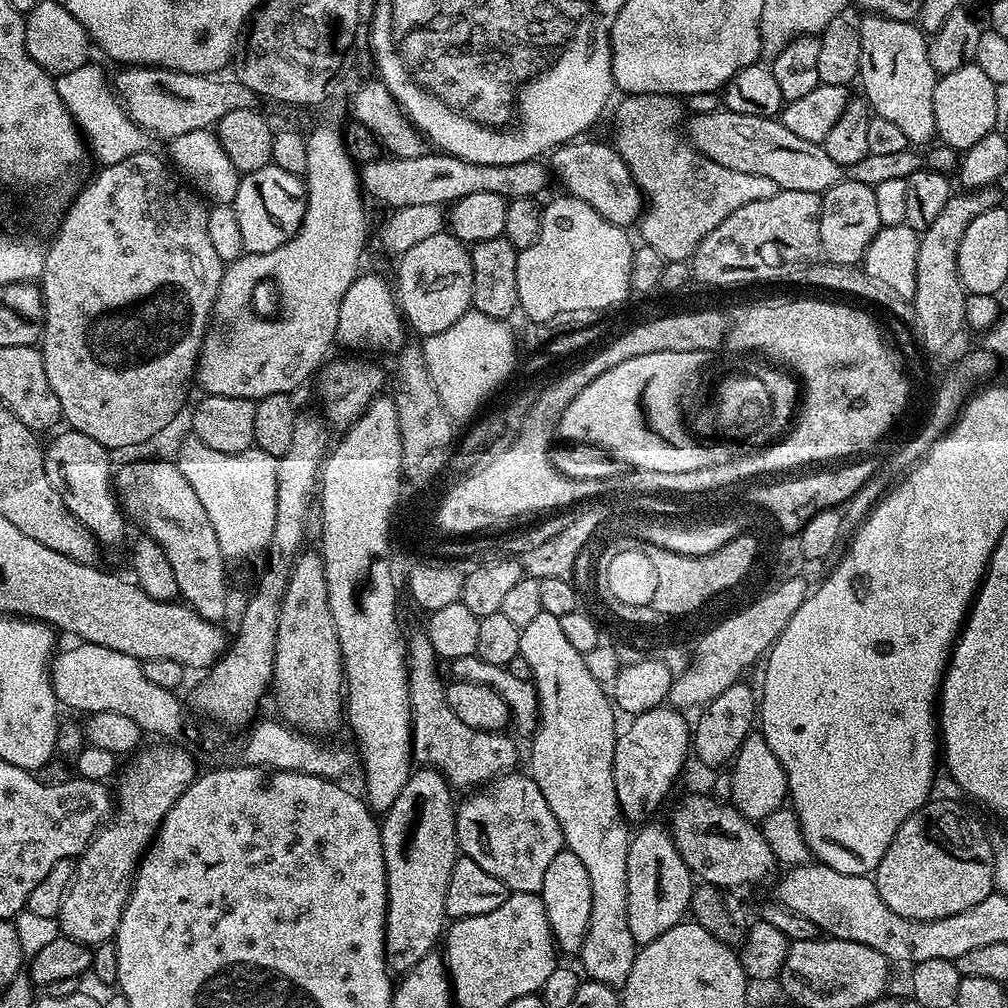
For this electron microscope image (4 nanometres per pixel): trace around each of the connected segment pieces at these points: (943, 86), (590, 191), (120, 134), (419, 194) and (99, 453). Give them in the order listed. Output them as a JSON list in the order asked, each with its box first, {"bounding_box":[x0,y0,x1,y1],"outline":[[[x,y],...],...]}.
[{"bounding_box":[934,62,998,150],"outline":[[[975,62],[962,66],[962,70],[954,70],[954,74],[939,77],[934,86],[934,122],[936,123],[937,137],[947,147],[957,150],[974,146],[974,142],[986,138],[986,134],[990,134],[997,127],[996,92],[998,92],[998,85],[990,82],[990,77]]]},{"bounding_box":[550,138,644,226],"outline":[[[580,138],[575,142],[559,145],[550,153],[551,171],[565,184],[567,195],[576,196],[602,218],[621,226],[635,225],[644,211],[644,196],[634,182],[628,167],[616,153],[611,143],[599,144],[596,140]]]},{"bounding_box":[55,62,150,165],"outline":[[[95,62],[78,66],[78,70],[70,70],[70,74],[55,77],[56,89],[76,125],[86,141],[87,147],[96,155],[97,165],[122,162],[122,158],[130,158],[134,154],[145,151],[149,147],[150,137],[143,128],[138,127],[124,110],[115,91],[109,87],[110,80]]]},{"bounding_box":[359,154,550,210],"outline":[[[425,154],[418,158],[381,158],[365,163],[359,169],[360,186],[363,195],[369,201],[377,200],[385,204],[385,209],[391,210],[402,206],[419,206],[423,204],[443,204],[451,206],[456,200],[466,197],[468,194],[493,193],[502,195],[505,198],[514,196],[539,197],[539,192],[548,184],[550,172],[547,167],[540,165],[539,159],[527,160],[526,162],[514,162],[510,166],[482,166],[474,162],[466,162],[462,158],[454,158],[443,154]]]},{"bounding_box":[44,431,126,545],"outline":[[[57,431],[57,436],[44,448],[46,478],[58,490],[62,502],[66,502],[66,510],[96,537],[97,545],[116,544],[124,536],[126,520],[114,495],[114,464],[112,468],[108,461],[109,449],[81,432],[63,431]]]}]

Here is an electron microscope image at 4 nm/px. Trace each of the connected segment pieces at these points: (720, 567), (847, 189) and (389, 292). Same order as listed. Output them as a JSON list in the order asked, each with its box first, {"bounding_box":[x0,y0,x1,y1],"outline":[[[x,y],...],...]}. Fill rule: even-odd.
[{"bounding_box":[639,534,756,612],"outline":[[[743,534],[726,542],[718,550],[701,556],[687,556],[675,553],[674,550],[663,549],[662,546],[641,543],[639,545],[649,562],[658,573],[658,586],[654,589],[657,597],[657,607],[664,612],[685,612],[688,608],[695,607],[705,596],[713,595],[716,589],[725,589],[725,585],[733,584],[744,575],[745,569],[751,563],[753,553],[753,541],[756,538],[752,534]]]},{"bounding_box":[820,178,881,265],"outline":[[[844,178],[830,185],[820,196],[820,250],[827,263],[859,265],[866,246],[870,246],[881,227],[874,188]]]},{"bounding_box":[337,272,406,354],"outline":[[[367,272],[357,276],[350,289],[346,290],[341,309],[338,310],[337,345],[396,354],[406,342],[404,332],[406,326],[391,285]]]}]

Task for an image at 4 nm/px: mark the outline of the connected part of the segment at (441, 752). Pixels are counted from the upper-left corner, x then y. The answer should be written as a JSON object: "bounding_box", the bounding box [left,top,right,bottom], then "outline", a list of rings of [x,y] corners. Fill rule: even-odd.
{"bounding_box":[406,630,517,790],"outline":[[[420,630],[412,637],[407,637],[406,664],[408,697],[412,707],[413,761],[417,765],[440,772],[456,790],[476,790],[511,773],[516,764],[517,741],[504,732],[474,730],[466,726],[466,722],[460,721],[454,710],[450,710],[450,702],[446,702],[444,697],[446,680],[440,677],[440,672],[436,669],[438,657],[434,646],[430,646],[427,631]]]}

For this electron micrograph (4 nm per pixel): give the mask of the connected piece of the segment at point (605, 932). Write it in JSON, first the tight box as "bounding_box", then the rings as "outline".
{"bounding_box":[520,612,638,989],"outline":[[[540,612],[538,618],[530,621],[530,626],[520,629],[520,655],[526,658],[526,662],[530,662],[531,681],[536,685],[538,705],[538,723],[530,740],[532,753],[528,756],[528,764],[532,767],[530,775],[538,790],[542,790],[546,806],[550,806],[550,810],[554,810],[554,818],[558,818],[567,851],[578,854],[590,878],[590,926],[578,953],[579,967],[587,979],[619,989],[630,974],[630,966],[634,966],[638,945],[630,934],[630,922],[626,918],[626,858],[630,825],[624,818],[624,811],[620,809],[614,786],[618,712],[605,685],[598,683],[591,676],[590,670],[586,670],[584,653],[570,646],[559,616]]]}

